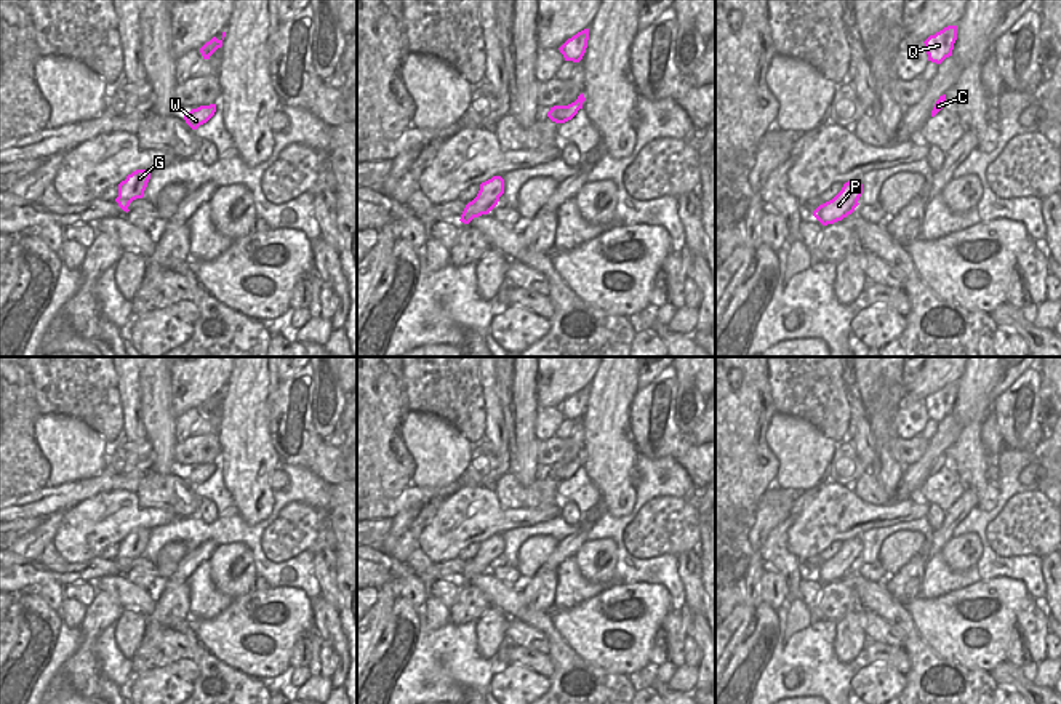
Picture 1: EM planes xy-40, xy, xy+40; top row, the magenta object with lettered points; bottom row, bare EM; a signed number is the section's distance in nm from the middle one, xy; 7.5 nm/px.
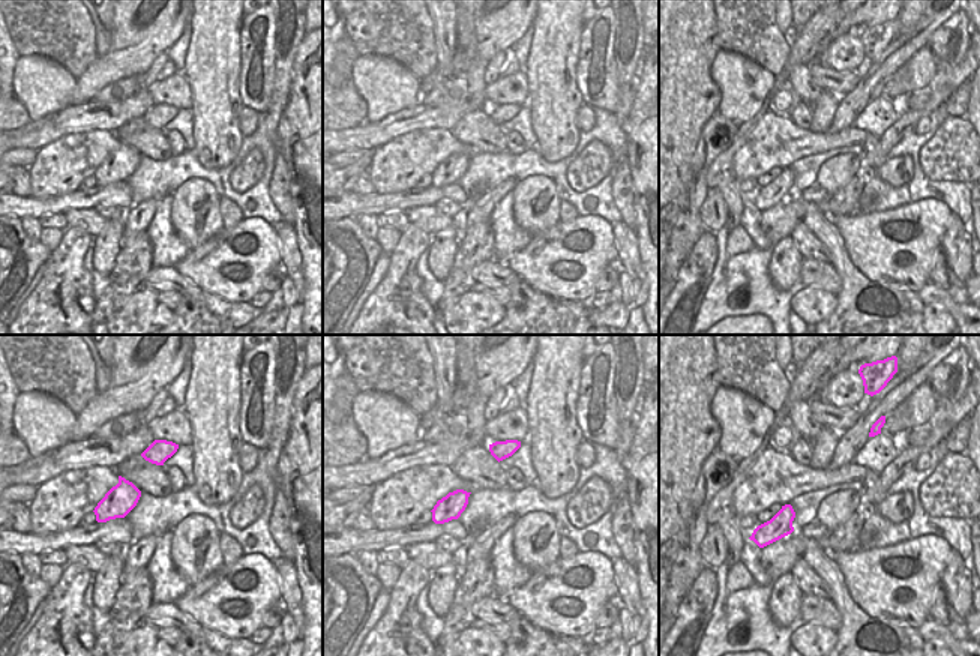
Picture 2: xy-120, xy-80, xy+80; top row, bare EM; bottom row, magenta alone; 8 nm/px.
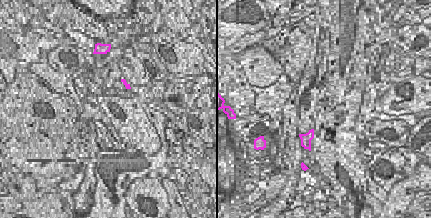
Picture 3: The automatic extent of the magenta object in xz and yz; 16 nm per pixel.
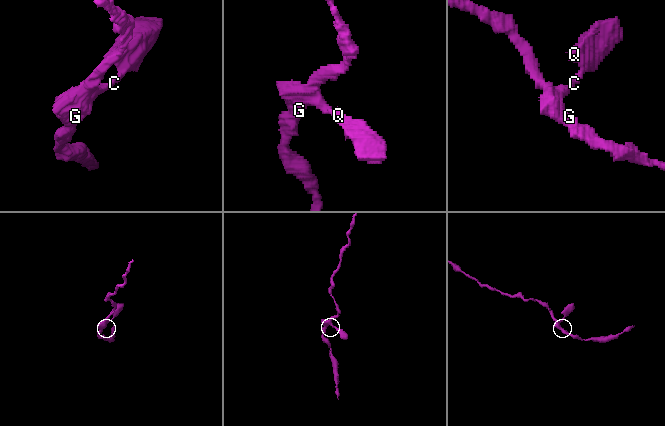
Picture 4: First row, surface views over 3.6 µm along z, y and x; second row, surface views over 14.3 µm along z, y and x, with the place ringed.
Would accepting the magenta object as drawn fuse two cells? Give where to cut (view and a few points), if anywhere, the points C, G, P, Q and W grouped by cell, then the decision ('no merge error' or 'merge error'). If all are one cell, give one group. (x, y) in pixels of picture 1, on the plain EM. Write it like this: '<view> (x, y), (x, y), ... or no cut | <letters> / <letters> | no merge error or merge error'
no cut | C G P Q W | no merge error

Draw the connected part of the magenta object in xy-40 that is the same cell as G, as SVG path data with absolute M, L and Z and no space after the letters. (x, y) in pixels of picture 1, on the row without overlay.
M136 528L118 542L118 555L115 560L123 570L130 570L128 565L133 558L142 557L147 541L150 538L150 528Z

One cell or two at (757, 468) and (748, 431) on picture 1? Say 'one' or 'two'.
one

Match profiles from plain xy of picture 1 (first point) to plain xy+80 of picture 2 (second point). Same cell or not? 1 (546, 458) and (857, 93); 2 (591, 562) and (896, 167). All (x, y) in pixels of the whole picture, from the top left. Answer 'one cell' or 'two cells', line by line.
1: two cells
2: one cell

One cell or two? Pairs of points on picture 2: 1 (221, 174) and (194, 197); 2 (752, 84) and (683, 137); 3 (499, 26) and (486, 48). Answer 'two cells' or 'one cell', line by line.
1: two cells
2: two cells
3: one cell

